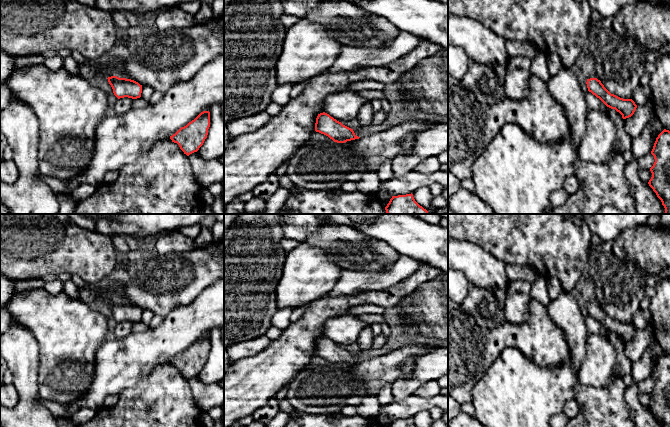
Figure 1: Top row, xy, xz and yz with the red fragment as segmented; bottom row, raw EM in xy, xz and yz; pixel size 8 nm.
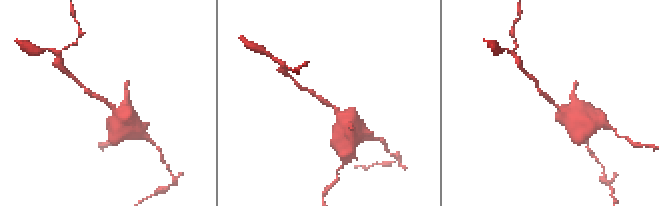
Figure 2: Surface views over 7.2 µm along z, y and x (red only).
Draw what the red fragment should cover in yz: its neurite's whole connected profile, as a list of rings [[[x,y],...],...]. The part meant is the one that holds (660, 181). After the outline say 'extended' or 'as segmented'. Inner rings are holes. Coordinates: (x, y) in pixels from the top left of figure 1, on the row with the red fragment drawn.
[[[664,129],[656,138],[651,154],[655,162],[650,168],[652,177],[648,184],[661,200],[665,208],[665,214],[670,214],[670,131]]]; as segmented

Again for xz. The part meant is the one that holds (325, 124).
[[[325,112],[318,114],[315,131],[328,136],[337,143],[345,143],[360,138],[355,135],[353,129],[343,125]]]; as segmented

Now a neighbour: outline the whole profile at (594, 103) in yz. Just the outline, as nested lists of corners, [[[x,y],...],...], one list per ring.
[[[588,90],[583,91],[583,93],[584,93],[584,97],[586,99],[587,105],[590,110],[597,110],[605,114],[608,114],[608,111],[611,108],[607,107],[599,98],[597,98],[595,95],[593,95]]]

